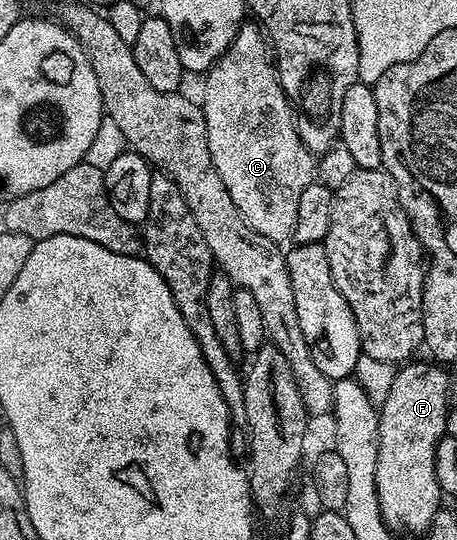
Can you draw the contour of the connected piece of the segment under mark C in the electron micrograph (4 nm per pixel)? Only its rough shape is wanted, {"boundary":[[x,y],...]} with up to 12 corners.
{"boundary":[[251,23],[203,77],[214,170],[292,240],[318,164]]}

